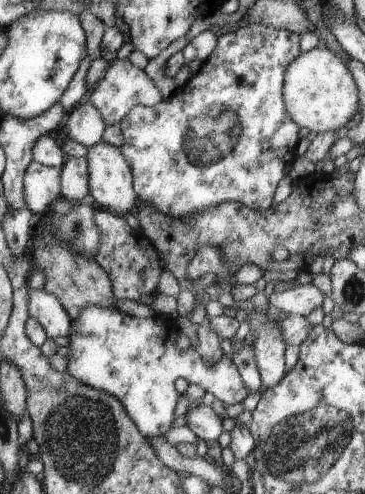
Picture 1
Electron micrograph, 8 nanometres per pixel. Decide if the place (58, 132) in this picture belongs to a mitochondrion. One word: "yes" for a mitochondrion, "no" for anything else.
no

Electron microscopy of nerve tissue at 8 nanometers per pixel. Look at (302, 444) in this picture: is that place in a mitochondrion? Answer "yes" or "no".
yes

